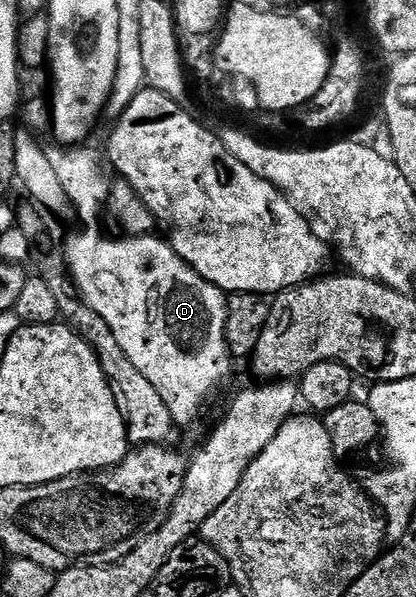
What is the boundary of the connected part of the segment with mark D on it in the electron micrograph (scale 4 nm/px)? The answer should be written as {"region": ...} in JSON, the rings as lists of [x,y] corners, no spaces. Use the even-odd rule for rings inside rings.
{"region":[[[92,226],[88,230],[88,239],[84,239],[82,235],[76,234],[68,242],[68,247],[62,250],[64,260],[68,264],[68,272],[76,288],[80,292],[80,297],[84,299],[84,303],[88,305],[94,312],[98,312],[98,316],[102,316],[102,320],[106,320],[106,324],[110,324],[110,332],[114,332],[114,336],[118,339],[118,345],[122,347],[122,352],[126,352],[126,357],[138,367],[138,372],[142,372],[142,376],[146,376],[146,380],[150,380],[150,384],[154,384],[154,389],[161,394],[162,400],[166,400],[166,408],[170,408],[170,412],[174,416],[177,424],[184,422],[192,422],[200,414],[200,409],[204,406],[204,401],[223,384],[228,378],[228,373],[232,370],[234,359],[232,353],[228,351],[228,341],[224,333],[226,332],[226,312],[228,311],[228,298],[225,291],[219,290],[214,284],[210,284],[198,272],[194,272],[194,268],[190,264],[186,264],[186,260],[182,260],[182,256],[178,256],[178,252],[172,246],[171,241],[164,242],[157,236],[149,236],[146,238],[130,238],[127,236],[119,236],[120,238],[104,238],[104,234],[98,227]]]}

